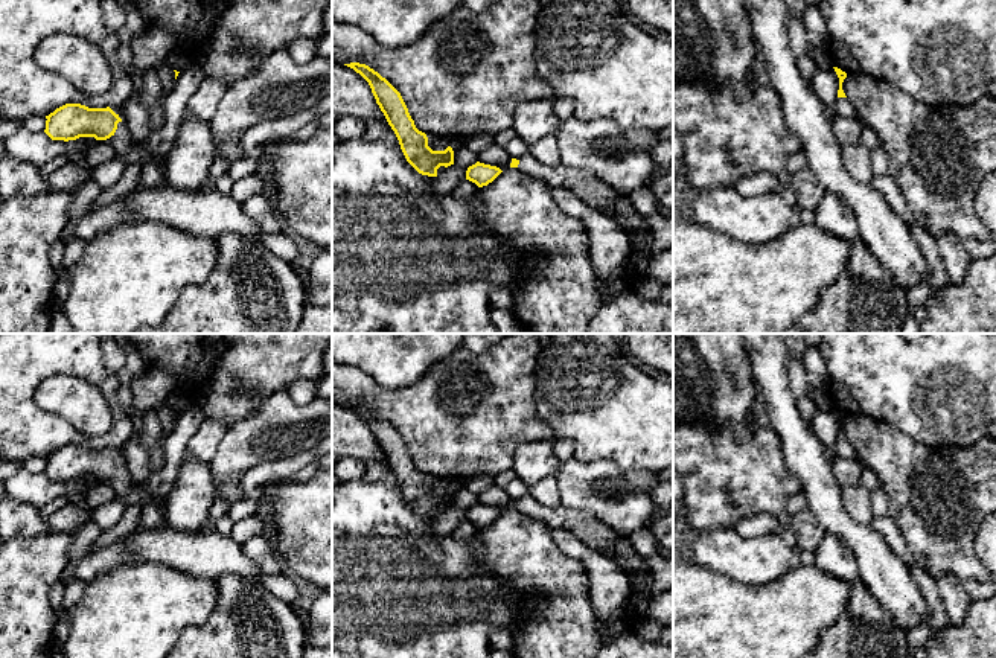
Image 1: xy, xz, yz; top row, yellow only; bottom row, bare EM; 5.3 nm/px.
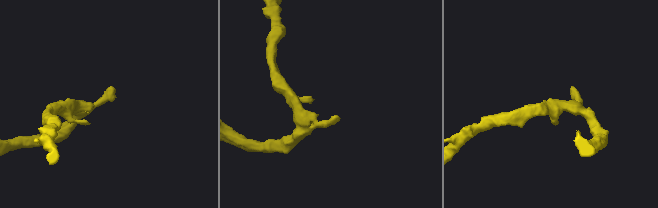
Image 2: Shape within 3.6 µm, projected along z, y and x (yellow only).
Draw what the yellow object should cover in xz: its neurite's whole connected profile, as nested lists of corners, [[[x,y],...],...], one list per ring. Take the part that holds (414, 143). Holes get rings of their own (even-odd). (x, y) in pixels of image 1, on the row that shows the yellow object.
[[[344,64],[359,73],[370,85],[372,93],[384,113],[388,125],[394,131],[407,161],[422,175],[437,177],[440,166],[454,164],[454,151],[433,151],[428,137],[419,131],[411,119],[401,93],[378,72],[366,64]]]

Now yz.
[[[833,67],[833,69],[839,78],[839,90],[838,90],[838,97],[835,102],[836,113],[838,113],[838,116],[857,117],[856,108],[853,107],[853,104],[850,102],[850,99],[845,96],[845,93],[842,90],[842,82],[847,78],[847,73],[838,67]]]

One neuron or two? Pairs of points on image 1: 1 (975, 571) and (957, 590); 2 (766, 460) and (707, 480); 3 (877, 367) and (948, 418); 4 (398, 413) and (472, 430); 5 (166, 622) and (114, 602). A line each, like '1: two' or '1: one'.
1: two
2: one
3: one
4: one
5: one

